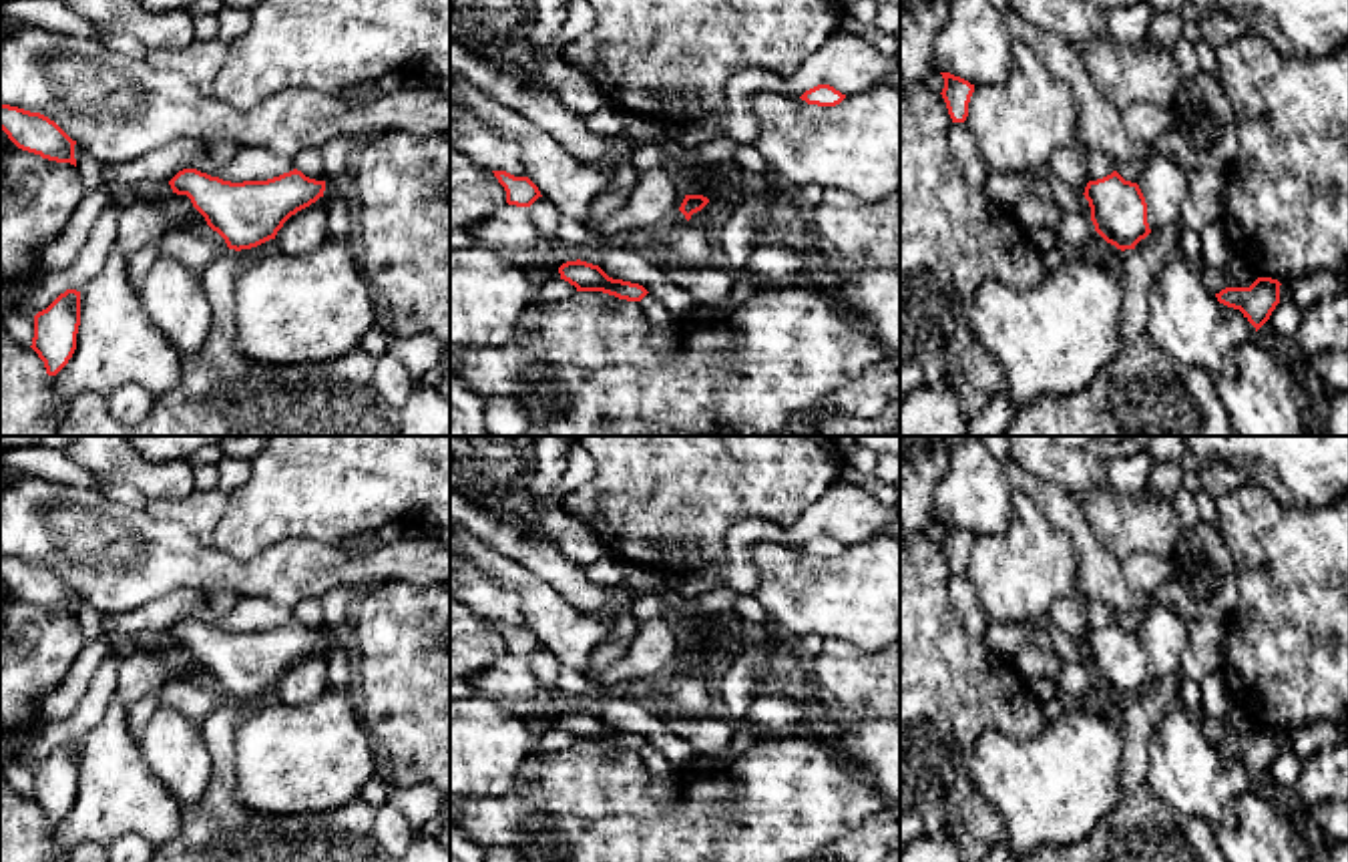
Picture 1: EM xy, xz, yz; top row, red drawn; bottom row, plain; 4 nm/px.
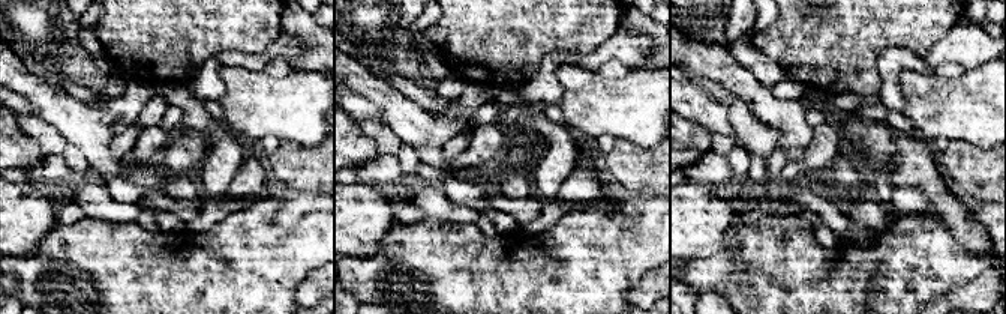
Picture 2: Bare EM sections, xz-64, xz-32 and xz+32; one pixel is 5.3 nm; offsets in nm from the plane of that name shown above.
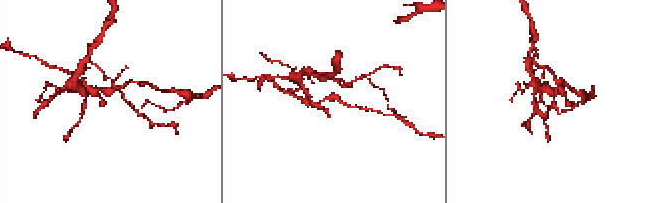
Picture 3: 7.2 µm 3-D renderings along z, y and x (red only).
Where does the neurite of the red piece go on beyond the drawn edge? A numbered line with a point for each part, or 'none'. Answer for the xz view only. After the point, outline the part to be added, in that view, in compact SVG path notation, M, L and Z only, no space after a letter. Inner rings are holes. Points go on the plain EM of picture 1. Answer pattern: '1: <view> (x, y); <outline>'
none

